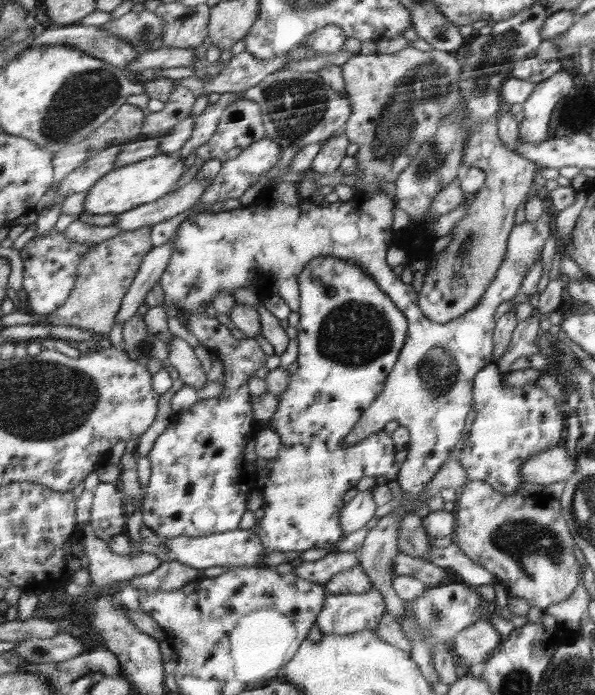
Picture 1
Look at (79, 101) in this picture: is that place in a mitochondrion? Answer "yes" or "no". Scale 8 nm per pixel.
yes

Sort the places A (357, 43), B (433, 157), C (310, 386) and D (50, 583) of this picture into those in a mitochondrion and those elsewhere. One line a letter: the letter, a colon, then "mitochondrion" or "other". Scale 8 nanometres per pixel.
A: other
B: mitochondrion
C: other
D: other

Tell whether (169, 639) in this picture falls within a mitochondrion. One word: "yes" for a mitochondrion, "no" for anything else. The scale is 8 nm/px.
no

